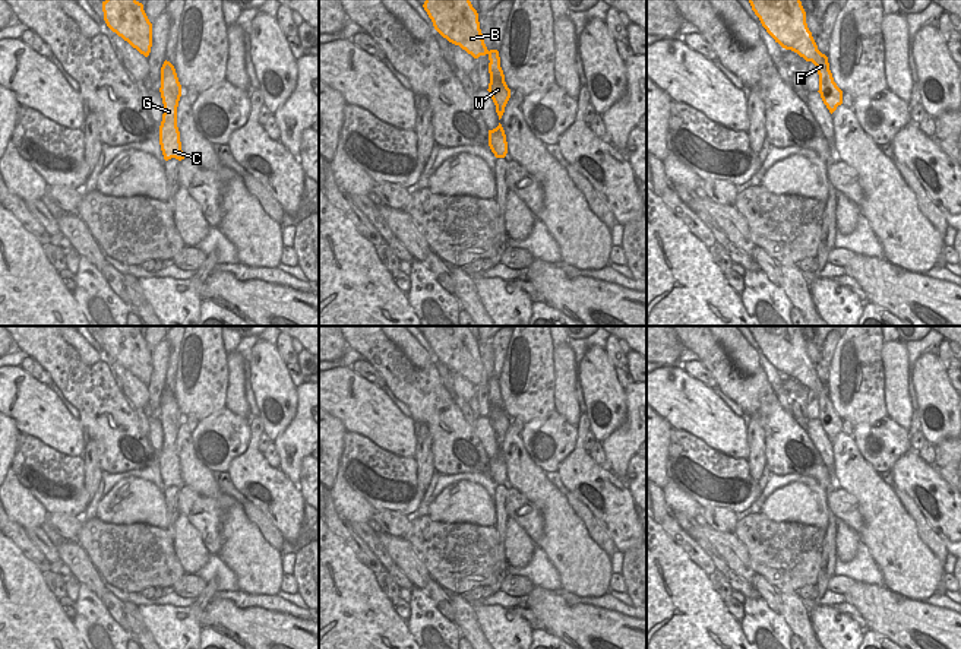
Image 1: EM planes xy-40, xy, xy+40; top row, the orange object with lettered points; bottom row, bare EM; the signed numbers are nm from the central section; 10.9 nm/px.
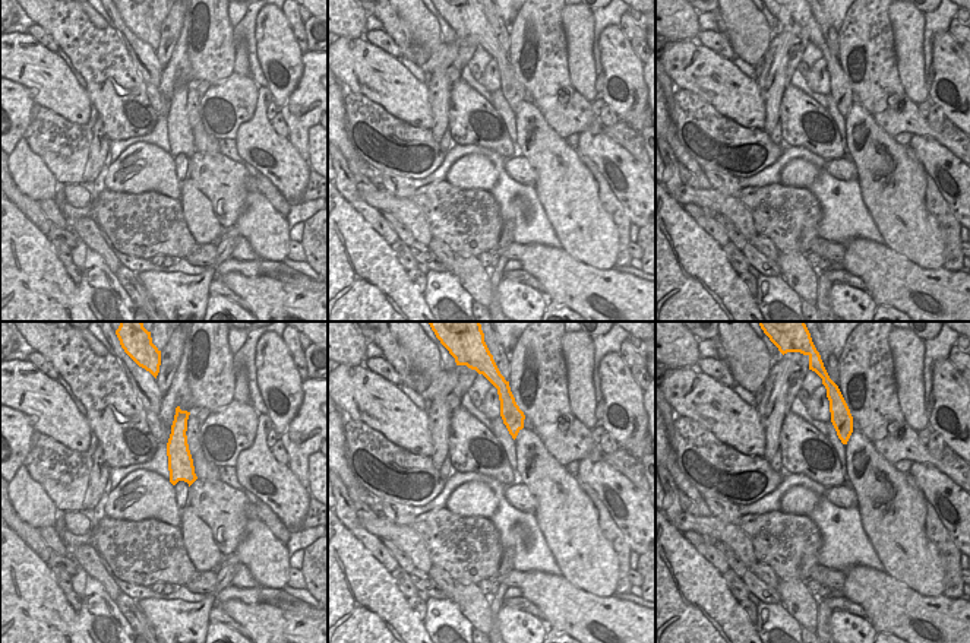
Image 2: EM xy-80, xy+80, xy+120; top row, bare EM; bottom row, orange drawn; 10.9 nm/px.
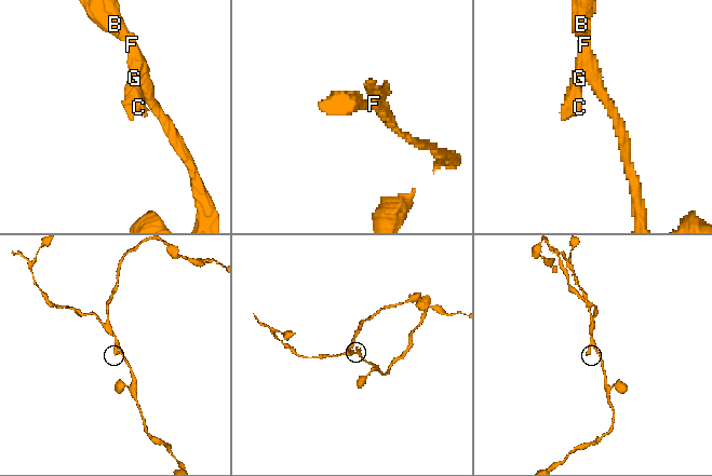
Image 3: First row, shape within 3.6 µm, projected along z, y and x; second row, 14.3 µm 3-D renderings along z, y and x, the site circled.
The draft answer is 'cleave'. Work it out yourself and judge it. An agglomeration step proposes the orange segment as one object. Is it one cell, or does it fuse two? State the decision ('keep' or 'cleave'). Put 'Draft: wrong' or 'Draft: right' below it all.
cleave
Draft: right

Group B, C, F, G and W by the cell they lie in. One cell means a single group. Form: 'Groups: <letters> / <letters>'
Groups: B F / C G W.

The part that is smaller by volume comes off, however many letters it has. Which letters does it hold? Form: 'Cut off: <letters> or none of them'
Cut off: C, G, W

